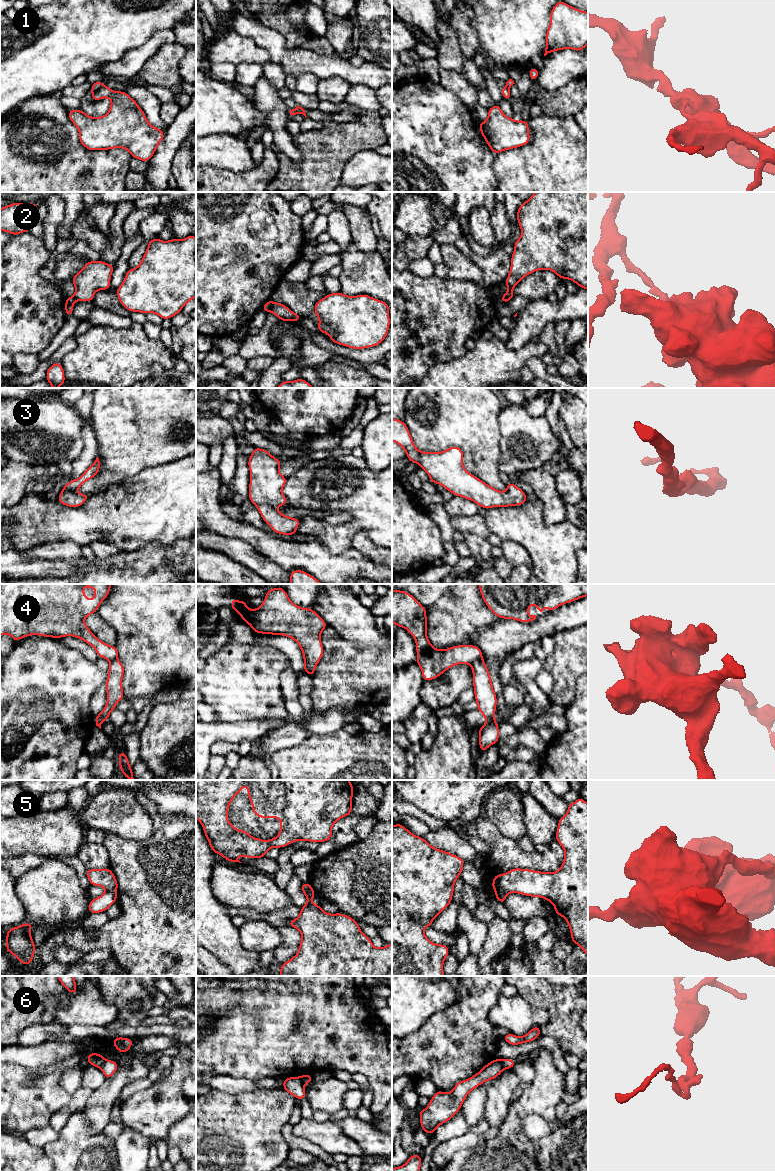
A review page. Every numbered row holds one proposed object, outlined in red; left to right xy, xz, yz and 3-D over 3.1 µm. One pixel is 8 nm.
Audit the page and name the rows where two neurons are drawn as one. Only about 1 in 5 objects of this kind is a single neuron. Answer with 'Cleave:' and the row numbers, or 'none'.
Cleave: 1, 2, 4, 5, 6

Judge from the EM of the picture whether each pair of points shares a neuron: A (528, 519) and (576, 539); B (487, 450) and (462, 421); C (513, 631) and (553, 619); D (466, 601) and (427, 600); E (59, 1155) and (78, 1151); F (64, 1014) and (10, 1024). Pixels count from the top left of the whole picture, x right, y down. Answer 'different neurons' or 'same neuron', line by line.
A: same neuron
B: same neuron
C: same neuron
D: different neurons
E: same neuron
F: different neurons

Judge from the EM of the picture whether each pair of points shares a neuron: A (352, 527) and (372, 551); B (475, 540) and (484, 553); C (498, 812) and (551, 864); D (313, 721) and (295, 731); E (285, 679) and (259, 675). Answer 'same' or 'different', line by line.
A: different
B: same
C: different
D: different
E: different

